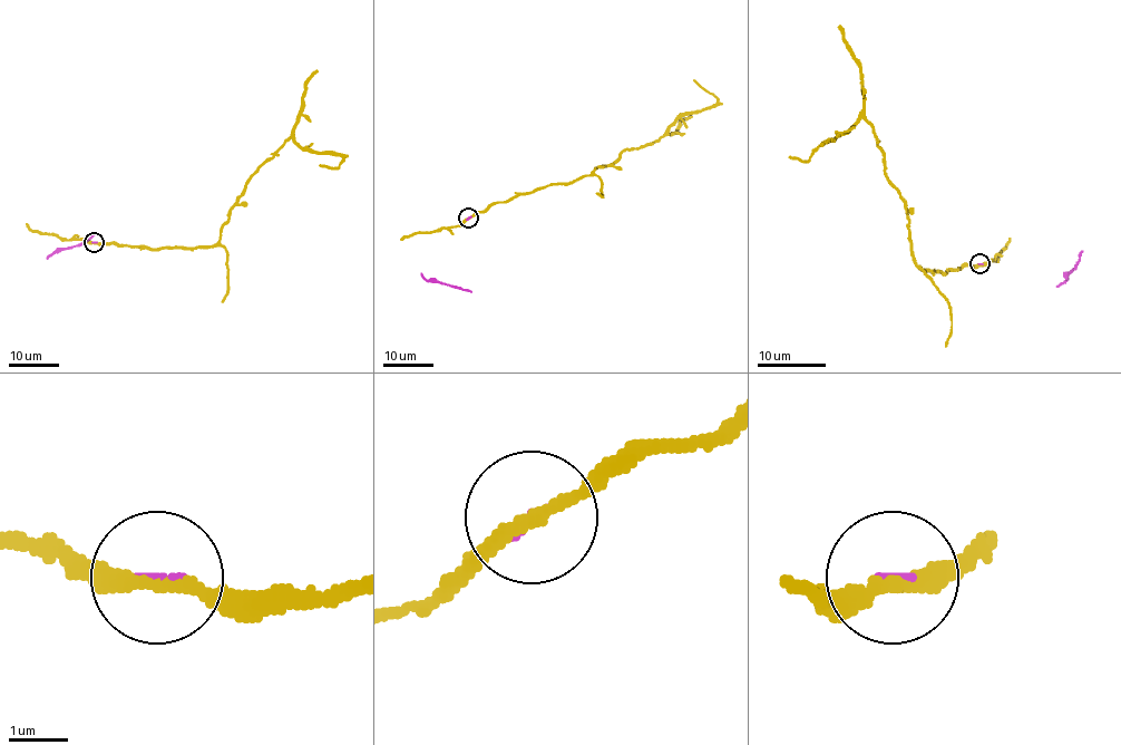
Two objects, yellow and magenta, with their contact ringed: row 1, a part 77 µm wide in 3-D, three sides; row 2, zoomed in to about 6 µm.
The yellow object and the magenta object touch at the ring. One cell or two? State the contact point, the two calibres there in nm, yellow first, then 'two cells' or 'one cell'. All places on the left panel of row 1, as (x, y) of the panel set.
place (94, 242); calibres 240 and 100 nm; two cells

